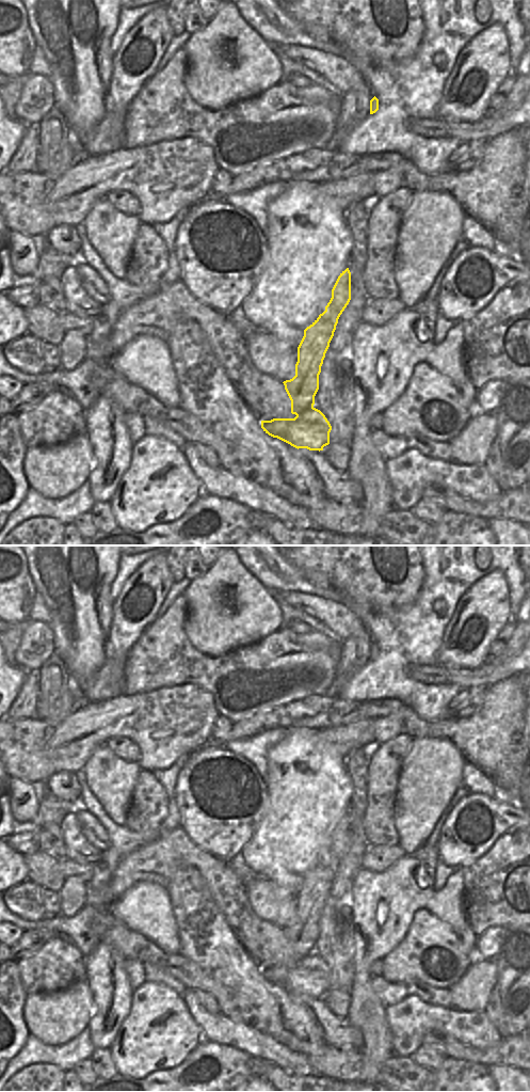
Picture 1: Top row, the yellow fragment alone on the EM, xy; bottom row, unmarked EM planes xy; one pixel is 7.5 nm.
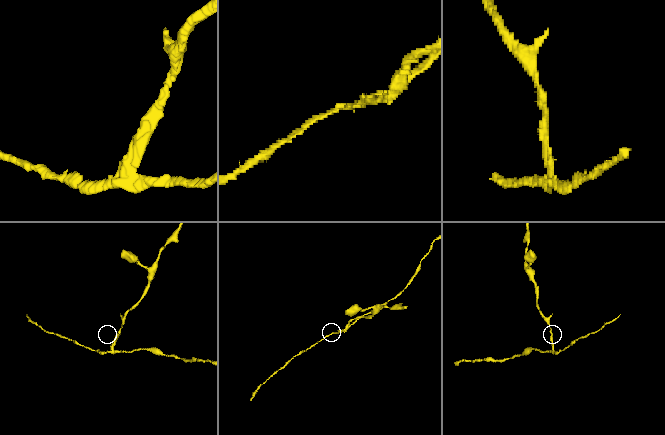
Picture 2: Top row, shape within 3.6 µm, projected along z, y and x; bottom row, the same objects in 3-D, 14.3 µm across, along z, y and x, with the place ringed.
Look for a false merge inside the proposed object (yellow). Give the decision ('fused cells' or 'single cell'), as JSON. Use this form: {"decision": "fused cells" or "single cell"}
{"decision": "fused cells"}

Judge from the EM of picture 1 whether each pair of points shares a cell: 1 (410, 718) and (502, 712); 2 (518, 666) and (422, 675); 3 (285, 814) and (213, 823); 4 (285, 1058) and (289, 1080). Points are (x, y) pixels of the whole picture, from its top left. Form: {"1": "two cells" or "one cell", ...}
{"1": "one cell", "2": "one cell", "3": "two cells", "4": "two cells"}

